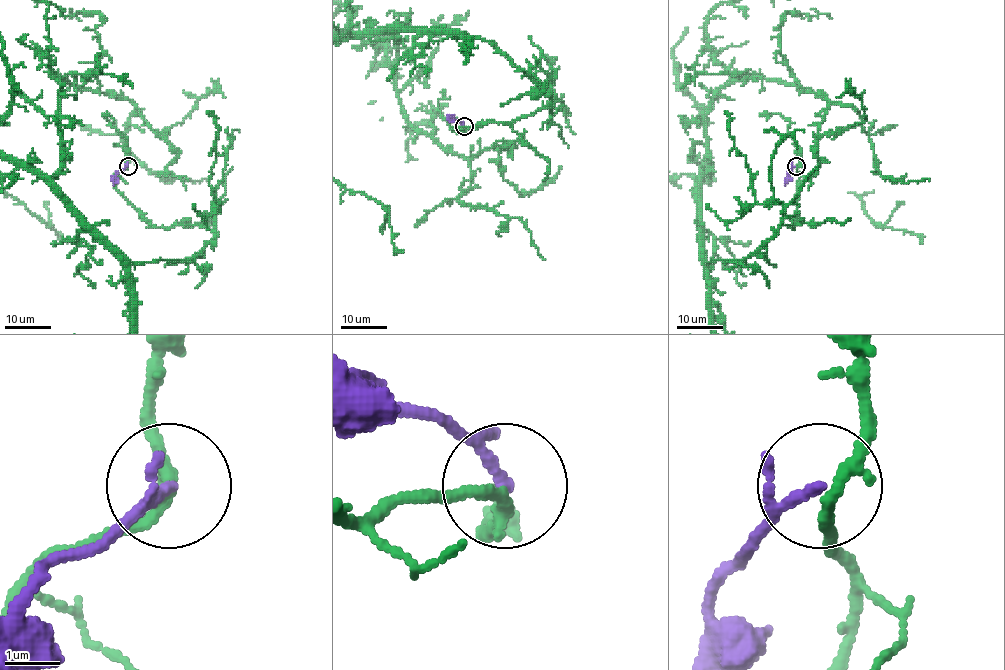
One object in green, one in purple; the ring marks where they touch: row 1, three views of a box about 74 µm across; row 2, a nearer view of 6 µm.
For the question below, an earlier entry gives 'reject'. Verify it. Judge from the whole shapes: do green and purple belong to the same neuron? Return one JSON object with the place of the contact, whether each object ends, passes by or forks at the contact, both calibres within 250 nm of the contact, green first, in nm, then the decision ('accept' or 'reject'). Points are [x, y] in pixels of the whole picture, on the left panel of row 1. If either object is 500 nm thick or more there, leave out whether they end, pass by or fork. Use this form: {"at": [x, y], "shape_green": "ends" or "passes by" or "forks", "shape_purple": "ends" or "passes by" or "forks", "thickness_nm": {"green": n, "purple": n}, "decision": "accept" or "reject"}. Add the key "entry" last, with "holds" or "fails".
{"at": [128, 166], "shape_green": "passes by", "shape_purple": "passes by", "thickness_nm": {"green": 220, "purple": 140}, "decision": "reject", "entry": "holds"}

